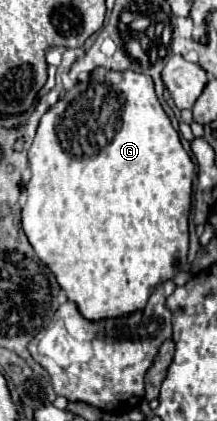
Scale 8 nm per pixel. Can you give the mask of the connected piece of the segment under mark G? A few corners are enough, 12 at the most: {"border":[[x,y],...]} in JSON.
{"border":[[143,73],[41,117],[23,231],[93,323],[187,263],[195,165]]}

